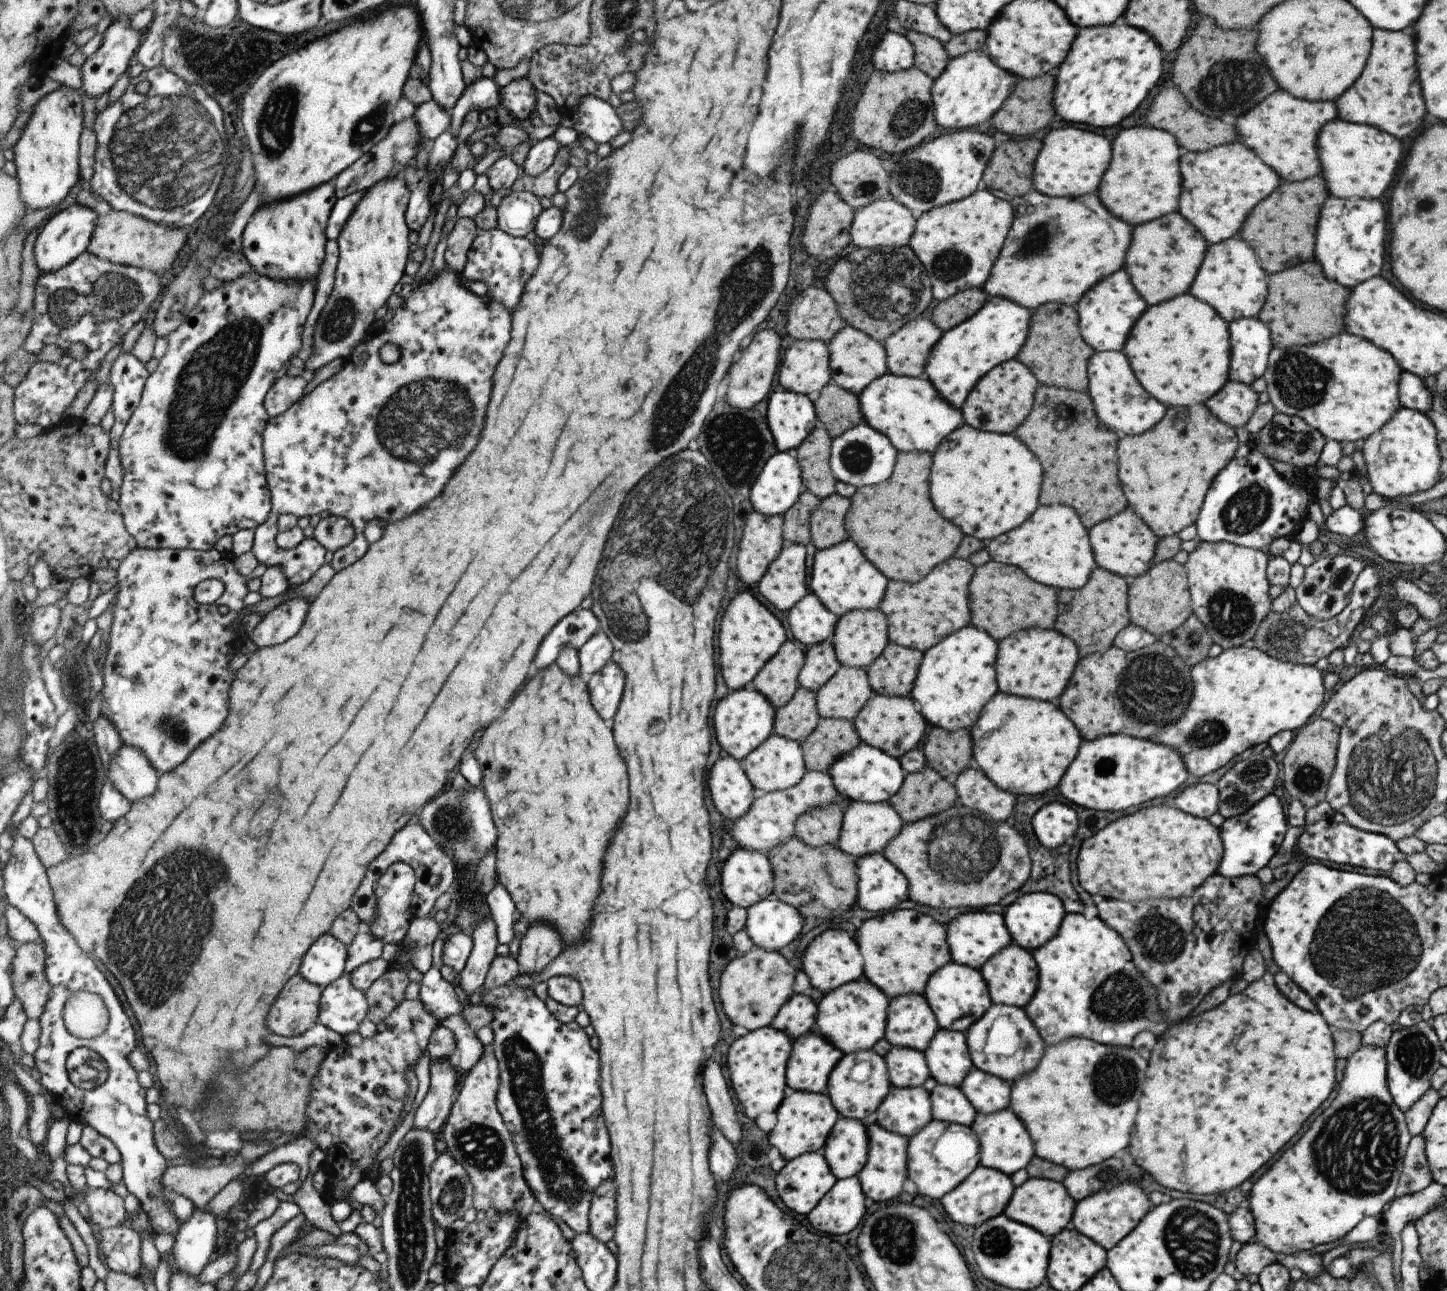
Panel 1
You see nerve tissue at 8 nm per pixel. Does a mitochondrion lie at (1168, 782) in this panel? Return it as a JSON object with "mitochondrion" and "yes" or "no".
{"mitochondrion":"no"}

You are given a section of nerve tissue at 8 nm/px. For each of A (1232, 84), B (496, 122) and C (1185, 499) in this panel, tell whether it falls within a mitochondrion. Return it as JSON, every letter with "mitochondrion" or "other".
{"A":"mitochondrion","B":"other","C":"other"}

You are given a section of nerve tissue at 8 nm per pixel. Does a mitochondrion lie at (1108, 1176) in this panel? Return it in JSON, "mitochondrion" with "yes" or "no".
{"mitochondrion":"yes"}

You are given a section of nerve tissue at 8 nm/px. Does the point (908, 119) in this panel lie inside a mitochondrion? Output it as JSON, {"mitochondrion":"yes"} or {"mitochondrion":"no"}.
{"mitochondrion":"yes"}

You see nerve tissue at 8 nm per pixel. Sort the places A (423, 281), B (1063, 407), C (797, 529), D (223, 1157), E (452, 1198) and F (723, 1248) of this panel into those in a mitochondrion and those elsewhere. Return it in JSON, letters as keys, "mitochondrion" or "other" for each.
{"A":"other","B":"mitochondrion","C":"other","D":"other","E":"mitochondrion","F":"other"}

